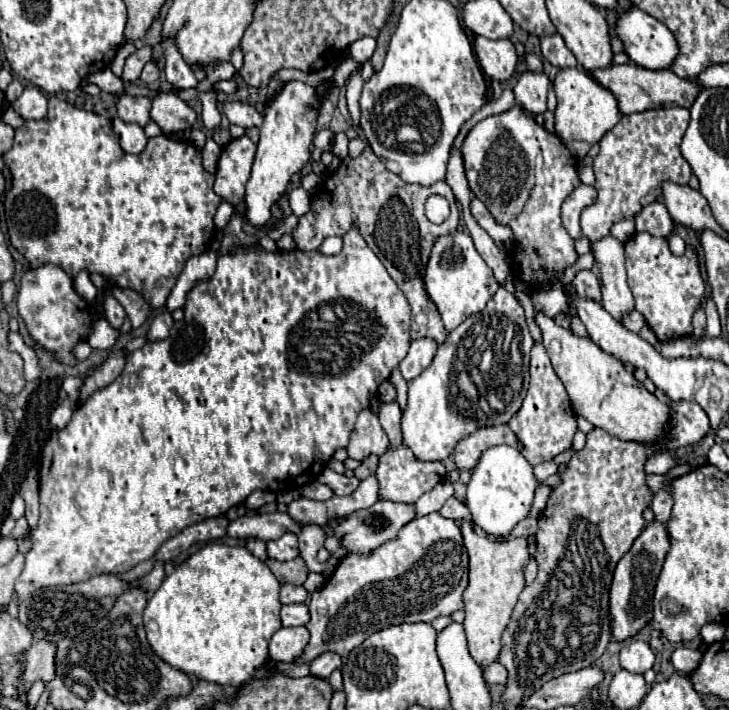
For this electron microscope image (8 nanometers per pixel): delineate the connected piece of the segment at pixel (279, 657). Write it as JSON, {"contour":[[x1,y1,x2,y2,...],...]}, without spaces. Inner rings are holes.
{"contour":[[282,627,270,639,272,661,296,661,308,645,310,633,306,627]]}

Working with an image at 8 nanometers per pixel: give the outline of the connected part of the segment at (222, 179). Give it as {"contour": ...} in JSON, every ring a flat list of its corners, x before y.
{"contour":[[246,135,240,139,232,139,222,149,214,175,214,191,222,201,234,207,242,203,244,185,250,177,254,153,256,153,256,145]]}

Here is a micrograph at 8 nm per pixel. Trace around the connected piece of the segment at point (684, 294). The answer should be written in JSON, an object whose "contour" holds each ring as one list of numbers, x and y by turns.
{"contour":[[636,233,626,241,626,269,628,287,636,299,636,311,646,317,646,323,660,341,686,337,692,333,692,315,700,307,696,299,704,299,704,279,700,275,698,255,686,245,684,255,674,255,668,249,666,239,652,237,650,233]]}

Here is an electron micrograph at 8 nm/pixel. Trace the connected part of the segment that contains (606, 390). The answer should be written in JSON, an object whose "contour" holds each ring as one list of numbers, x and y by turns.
{"contour":[[536,313,536,323,542,329,542,345,552,361,556,375,570,395,576,415,586,417,594,427,600,427,622,441,648,445,666,437,672,413,670,405,660,401,642,383,638,383,616,357,604,353,590,339,582,339,572,331,558,327,554,319,542,313]]}

